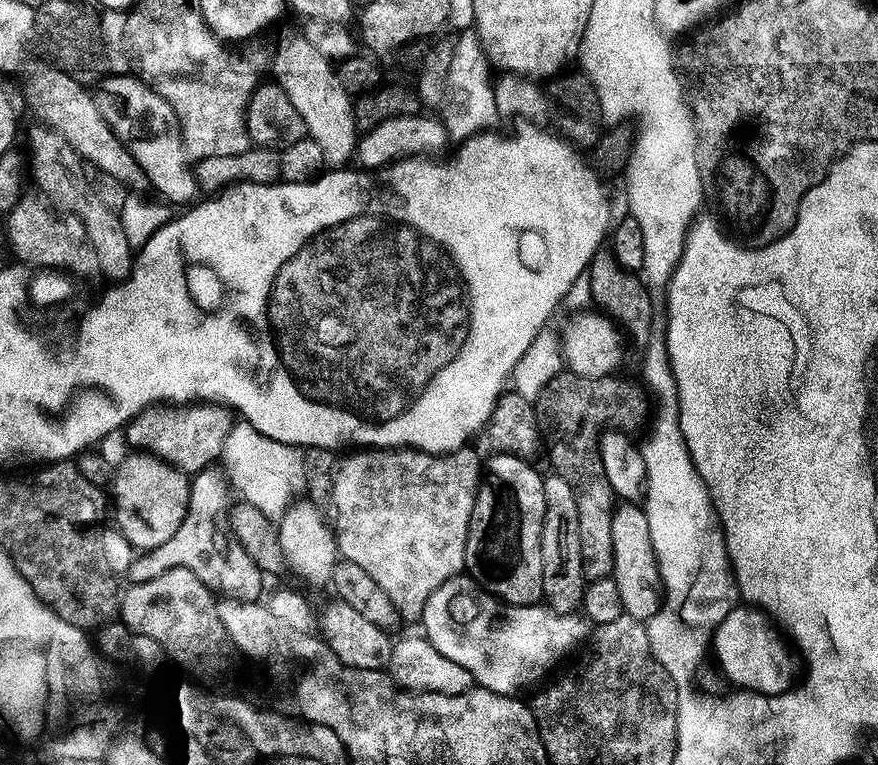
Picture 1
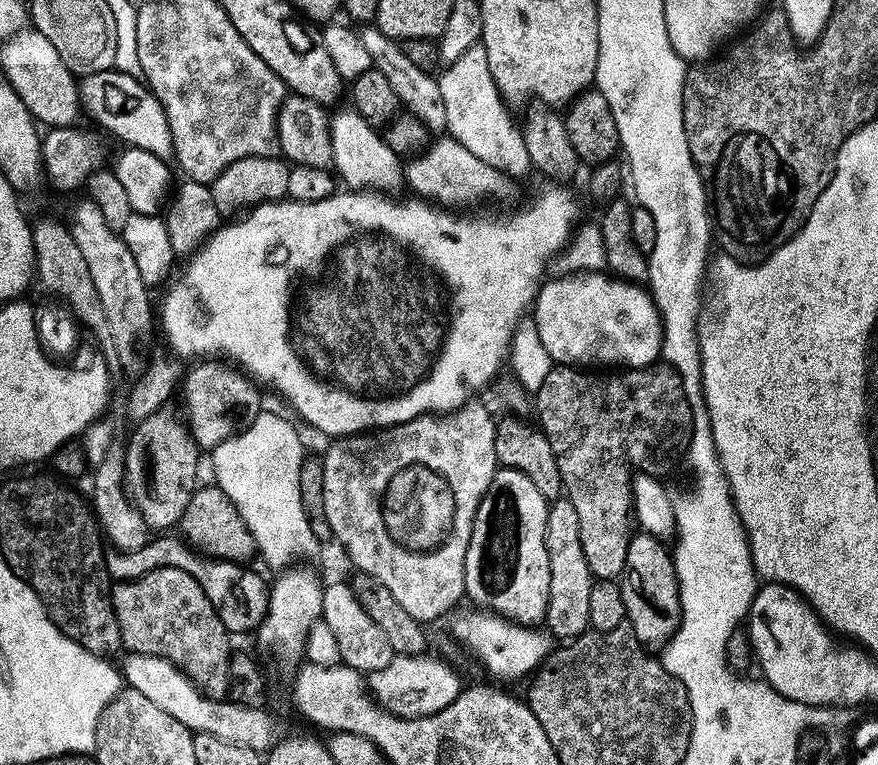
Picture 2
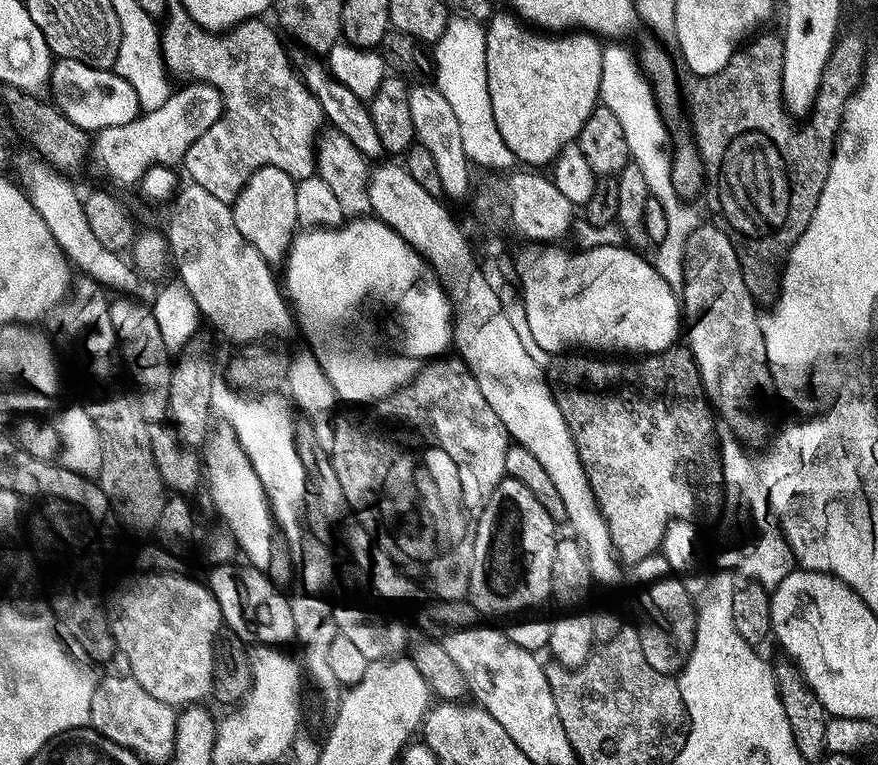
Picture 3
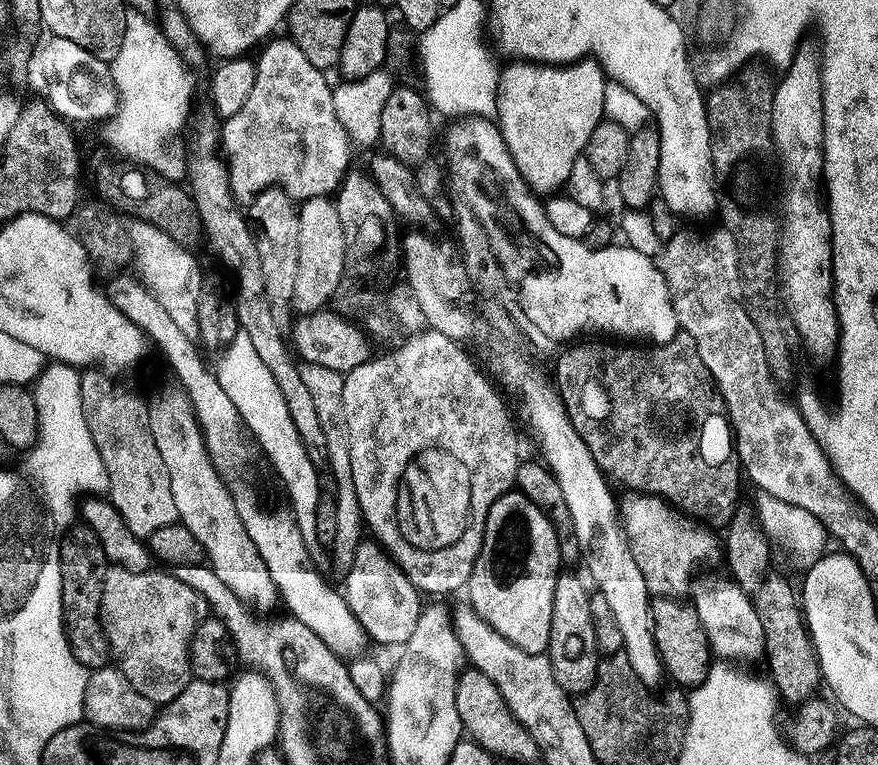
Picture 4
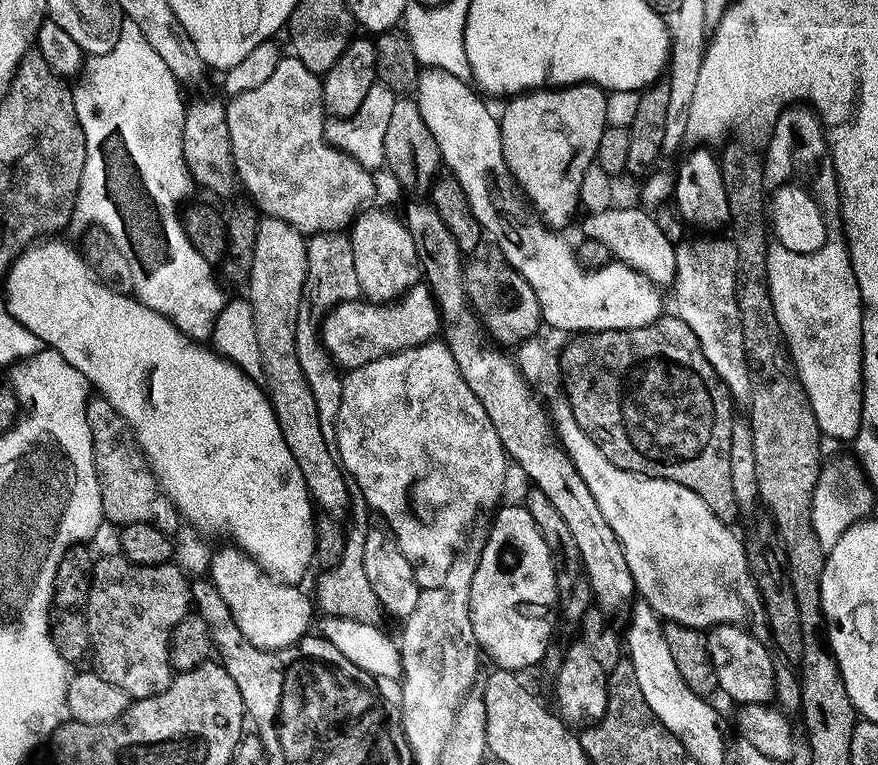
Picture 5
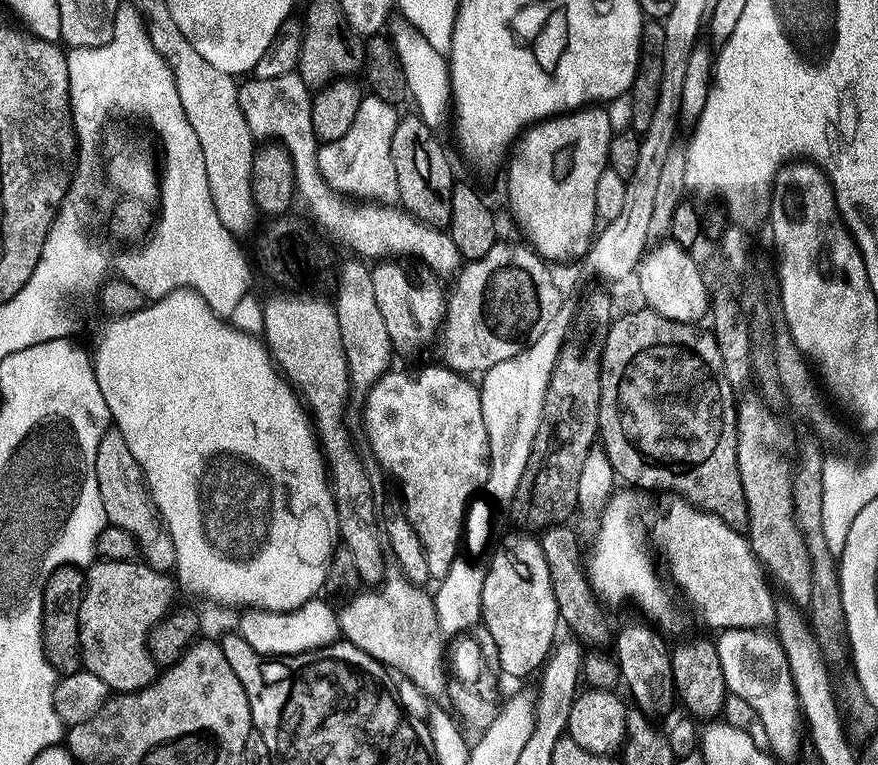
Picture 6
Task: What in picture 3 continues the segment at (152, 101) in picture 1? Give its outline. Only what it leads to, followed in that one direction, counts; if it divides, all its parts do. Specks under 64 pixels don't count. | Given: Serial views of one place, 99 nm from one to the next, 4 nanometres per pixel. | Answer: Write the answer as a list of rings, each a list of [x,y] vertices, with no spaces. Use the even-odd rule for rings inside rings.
[[[57,59],[52,65],[50,95],[58,108],[70,122],[95,134],[104,127],[120,126],[141,115],[138,94],[126,78],[106,68],[86,66],[86,62]]]

